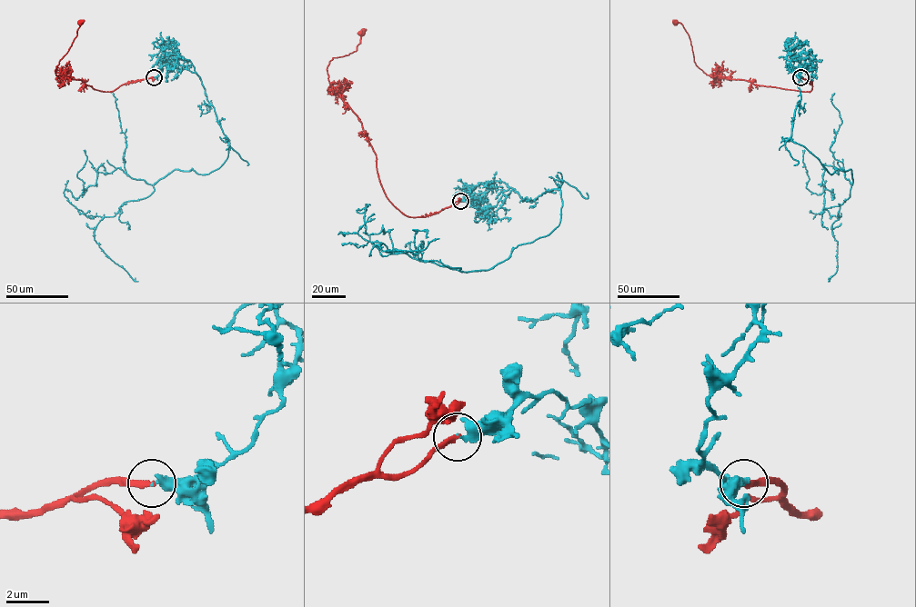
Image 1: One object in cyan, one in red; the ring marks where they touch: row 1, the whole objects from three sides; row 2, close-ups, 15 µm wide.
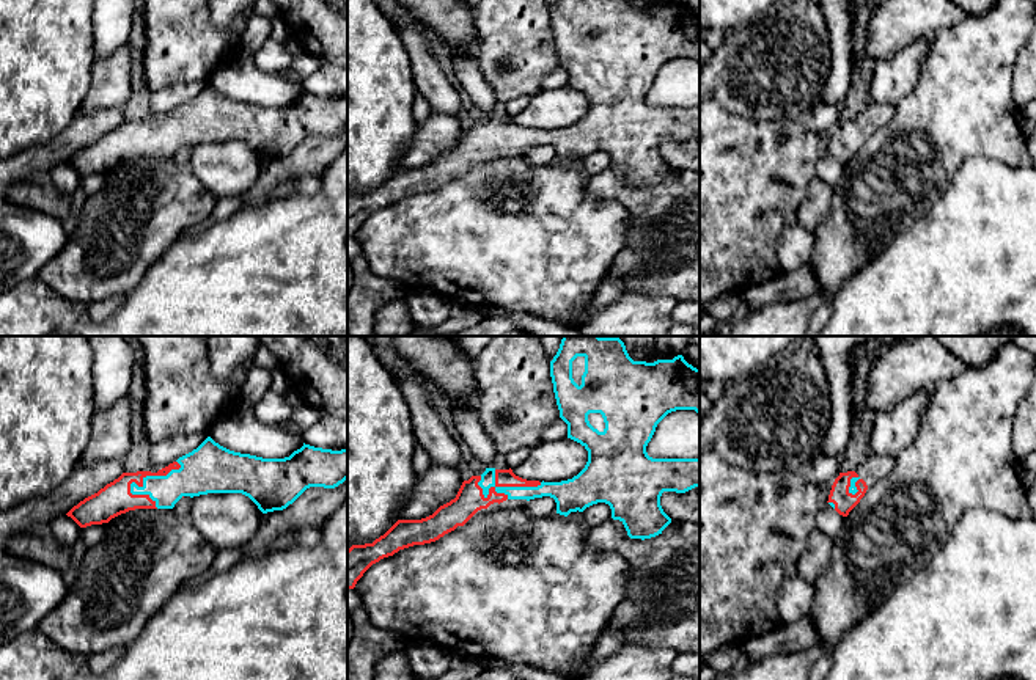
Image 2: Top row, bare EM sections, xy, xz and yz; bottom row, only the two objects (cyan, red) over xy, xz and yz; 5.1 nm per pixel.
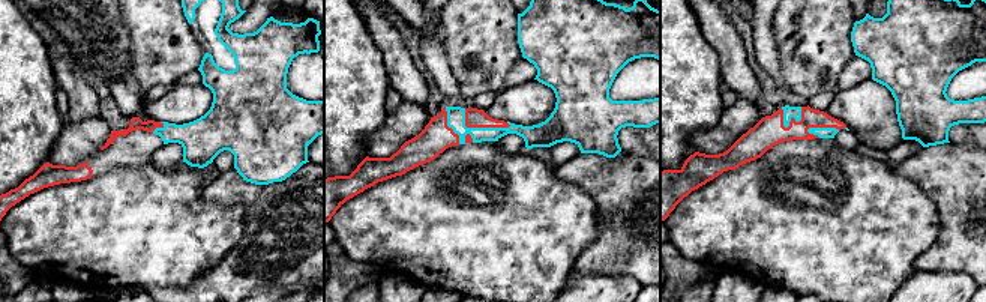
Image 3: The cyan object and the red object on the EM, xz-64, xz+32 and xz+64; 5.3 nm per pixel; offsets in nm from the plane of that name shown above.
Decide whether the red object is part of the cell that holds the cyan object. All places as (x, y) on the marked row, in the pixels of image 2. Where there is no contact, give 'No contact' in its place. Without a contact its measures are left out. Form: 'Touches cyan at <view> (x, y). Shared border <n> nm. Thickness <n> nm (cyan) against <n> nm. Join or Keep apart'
Touches cyan at xz (505, 487). Shared border 340 nm. Thickness 80 nm (cyan) against 140 nm. Keep apart

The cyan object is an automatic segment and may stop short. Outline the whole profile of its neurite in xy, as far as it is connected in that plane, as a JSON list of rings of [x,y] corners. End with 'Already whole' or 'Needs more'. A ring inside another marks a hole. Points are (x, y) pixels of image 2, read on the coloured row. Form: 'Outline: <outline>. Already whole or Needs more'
Outline: [[[211,437],[197,449],[176,460],[181,468],[167,476],[146,476],[143,485],[130,484],[132,495],[148,495],[157,509],[173,509],[182,496],[208,493],[242,493],[248,496],[263,514],[283,510],[307,488],[335,488],[347,479],[347,449],[332,451],[305,444],[285,459],[263,459],[230,451]]]. Already whole

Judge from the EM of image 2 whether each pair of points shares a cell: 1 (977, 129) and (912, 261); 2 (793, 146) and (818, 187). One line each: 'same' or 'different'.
1: different
2: different

